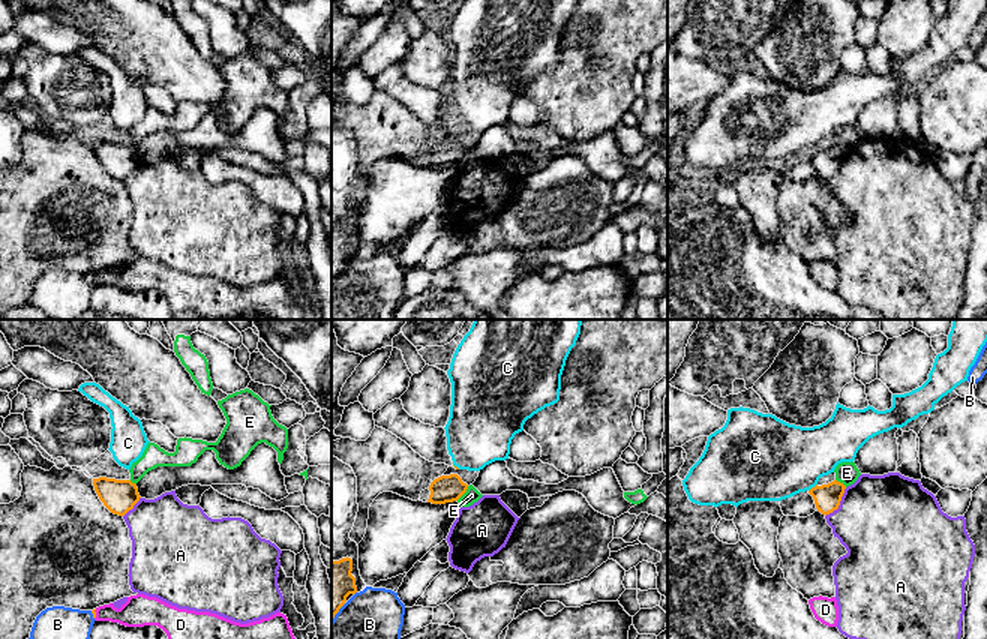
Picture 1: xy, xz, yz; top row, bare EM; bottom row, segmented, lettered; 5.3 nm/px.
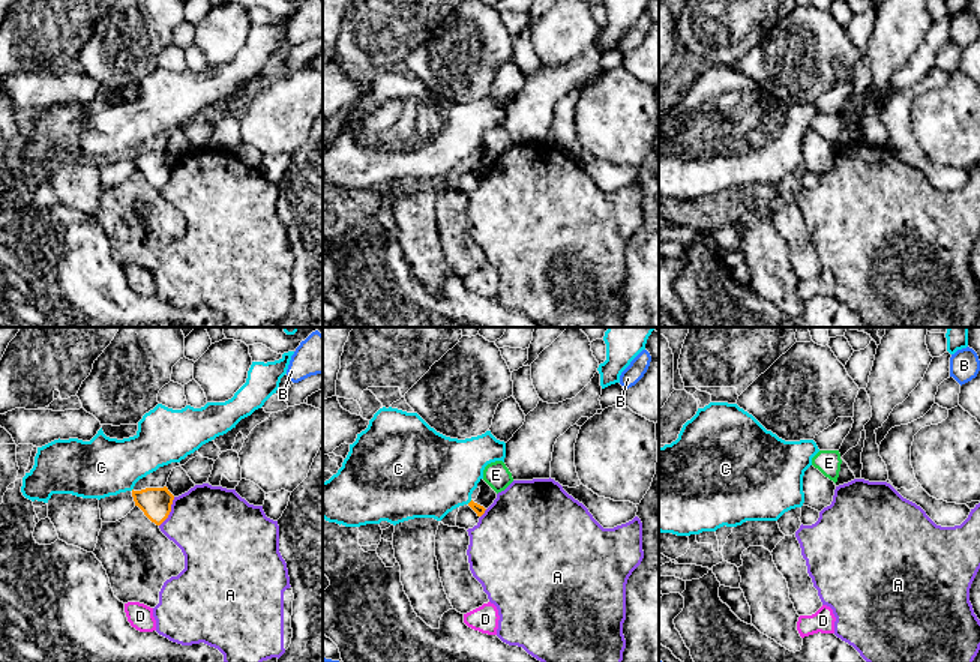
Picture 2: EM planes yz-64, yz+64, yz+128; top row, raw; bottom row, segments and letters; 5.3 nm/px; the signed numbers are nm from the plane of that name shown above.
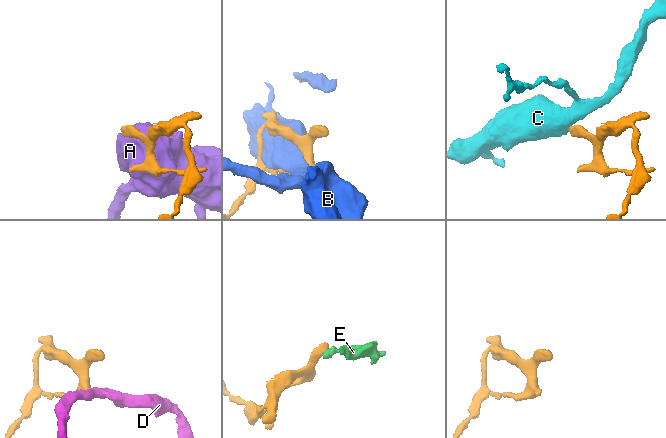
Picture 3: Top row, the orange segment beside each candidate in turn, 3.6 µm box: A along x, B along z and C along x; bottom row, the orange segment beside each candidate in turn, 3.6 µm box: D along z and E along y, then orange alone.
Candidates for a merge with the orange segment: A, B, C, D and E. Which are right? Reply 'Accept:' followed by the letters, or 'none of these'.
Accept: none of these

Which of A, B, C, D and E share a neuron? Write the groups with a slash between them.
A / B / C / D / E

